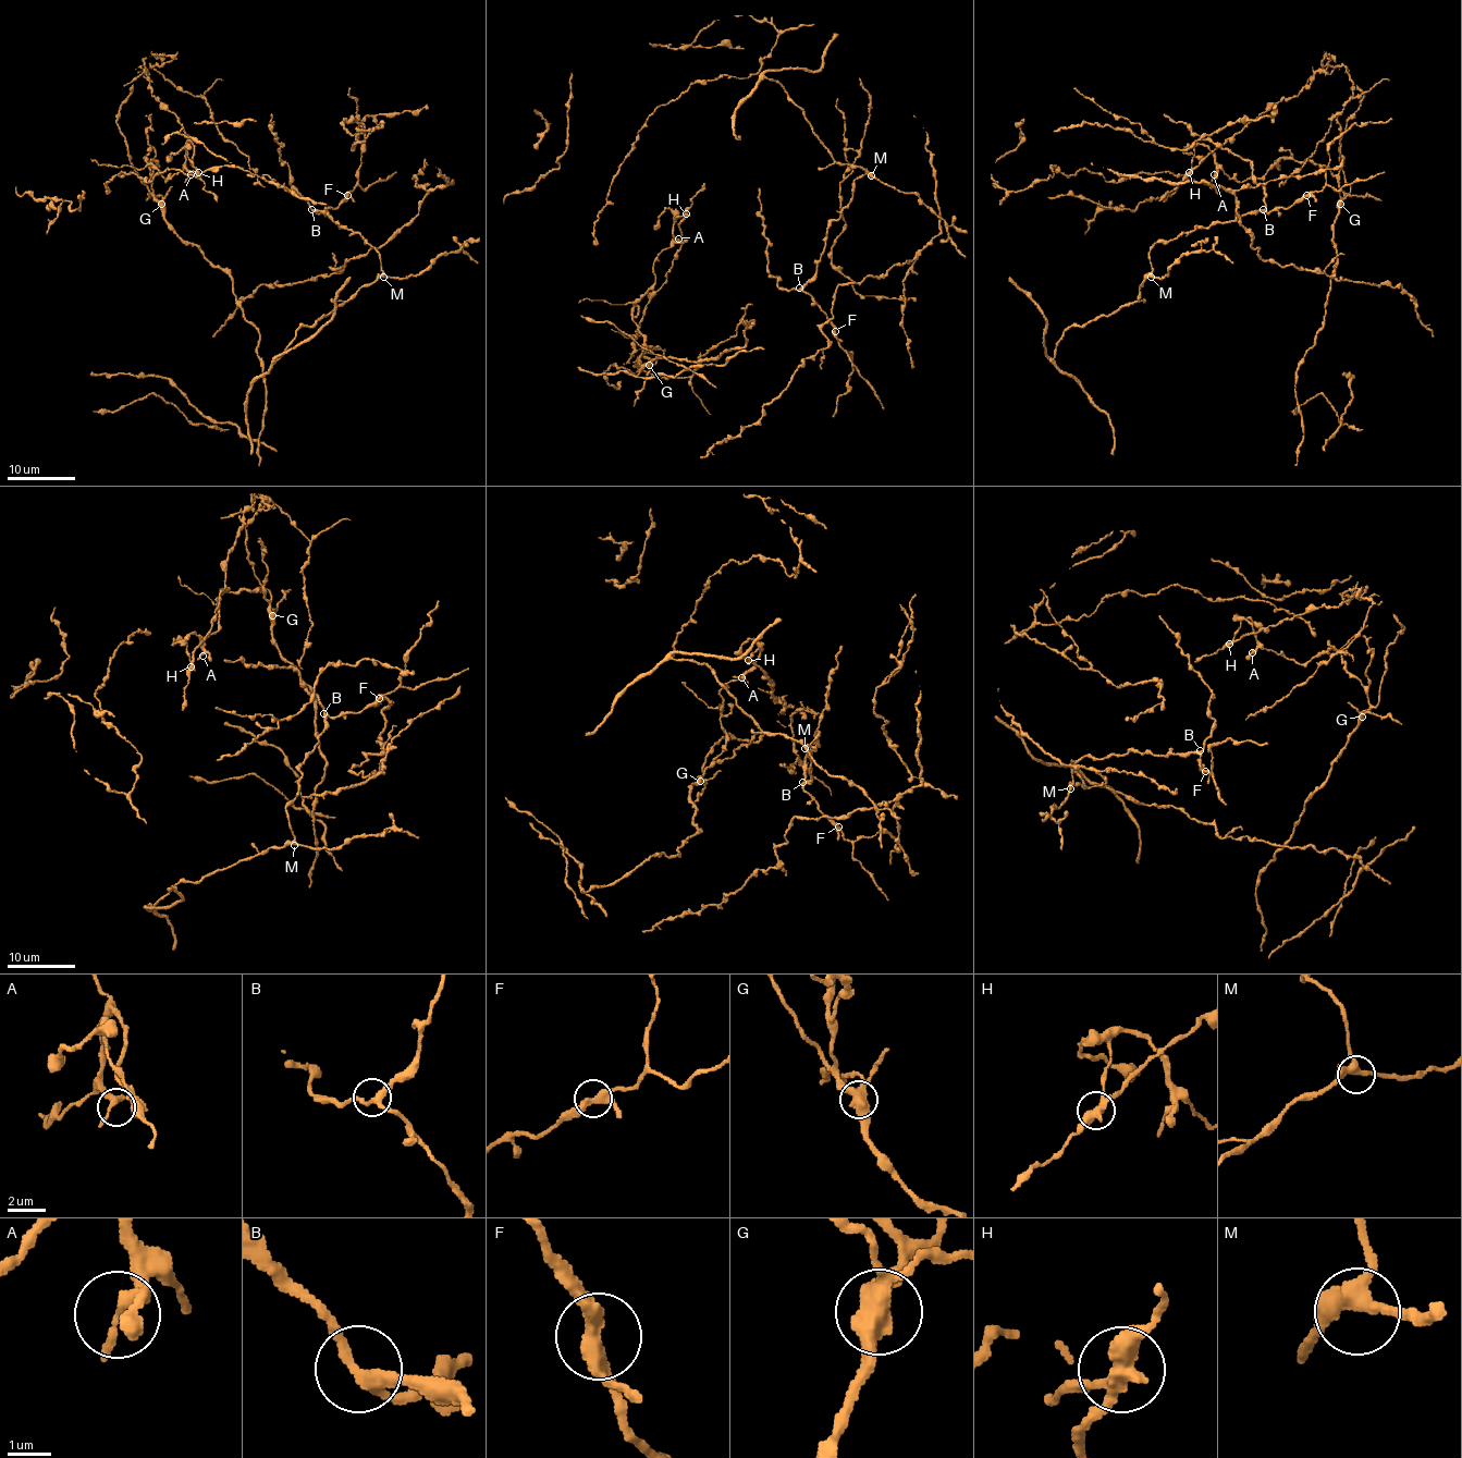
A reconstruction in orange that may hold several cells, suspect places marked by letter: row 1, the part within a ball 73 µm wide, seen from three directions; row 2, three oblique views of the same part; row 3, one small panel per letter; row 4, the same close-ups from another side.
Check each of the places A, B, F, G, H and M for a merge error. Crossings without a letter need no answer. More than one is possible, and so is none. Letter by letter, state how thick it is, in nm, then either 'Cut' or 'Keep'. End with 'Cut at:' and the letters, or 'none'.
A: Thickness 240 nm. Keep
B: Thickness 280 nm. Keep
F: Thickness 320 nm. Keep
G: Thickness 480 nm. Cut
H: Thickness 360 nm. Cut
M: Thickness 340 nm. Keep
Cut at: G, H

